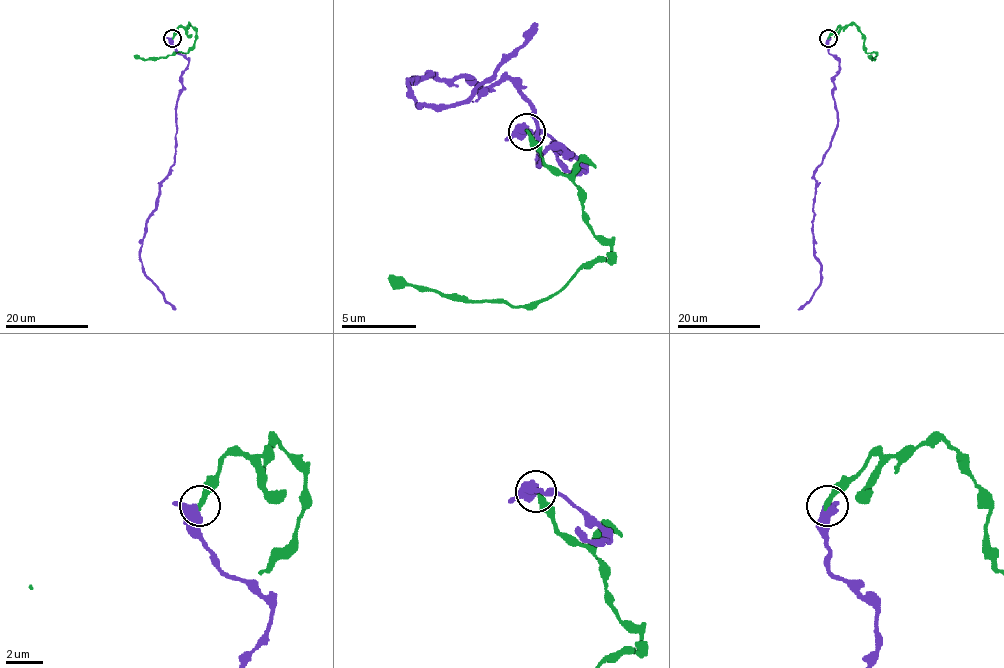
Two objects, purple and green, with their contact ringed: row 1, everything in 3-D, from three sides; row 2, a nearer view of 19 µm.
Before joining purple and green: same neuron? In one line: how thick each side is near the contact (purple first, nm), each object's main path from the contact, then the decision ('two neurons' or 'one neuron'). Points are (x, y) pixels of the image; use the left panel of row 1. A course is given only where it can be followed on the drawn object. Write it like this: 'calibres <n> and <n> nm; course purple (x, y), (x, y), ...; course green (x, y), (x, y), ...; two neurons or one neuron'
calibres 480 and 300 nm; course purple (172, 38), (188, 60), (175, 110), (174, 164), (146, 223), (140, 261), (143, 274), (174, 309); course green (172, 38), (178, 27), (189, 24), (196, 31), (194, 46), (187, 53), (142, 59), (134, 56); two neurons

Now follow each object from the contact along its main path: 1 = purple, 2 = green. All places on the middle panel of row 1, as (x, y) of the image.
1: (526, 132), (581, 169), (552, 147), (537, 162), (507, 80), (410, 80), (422, 106), (459, 106), (533, 21)
2: (526, 132), (574, 184), (611, 258), (522, 307), (418, 292), (388, 273)

